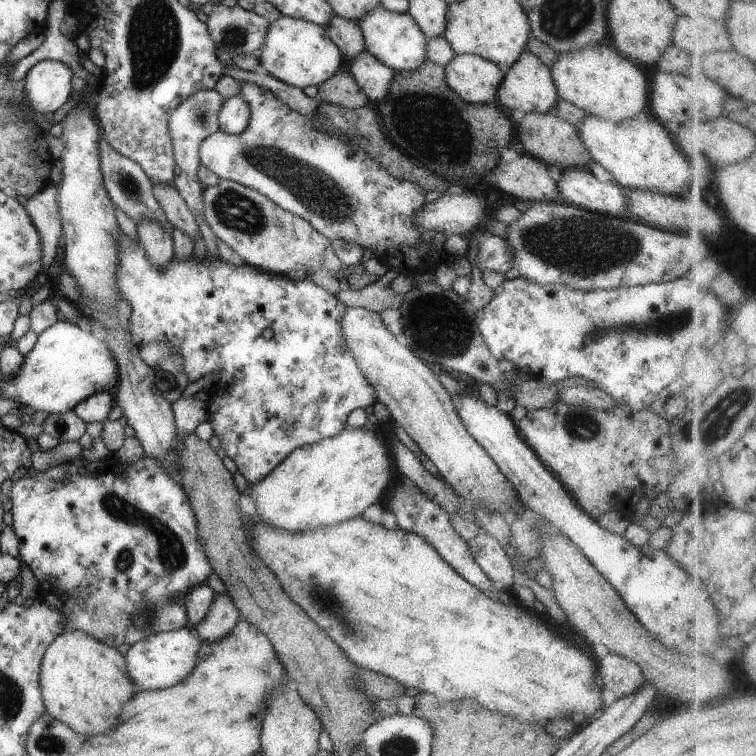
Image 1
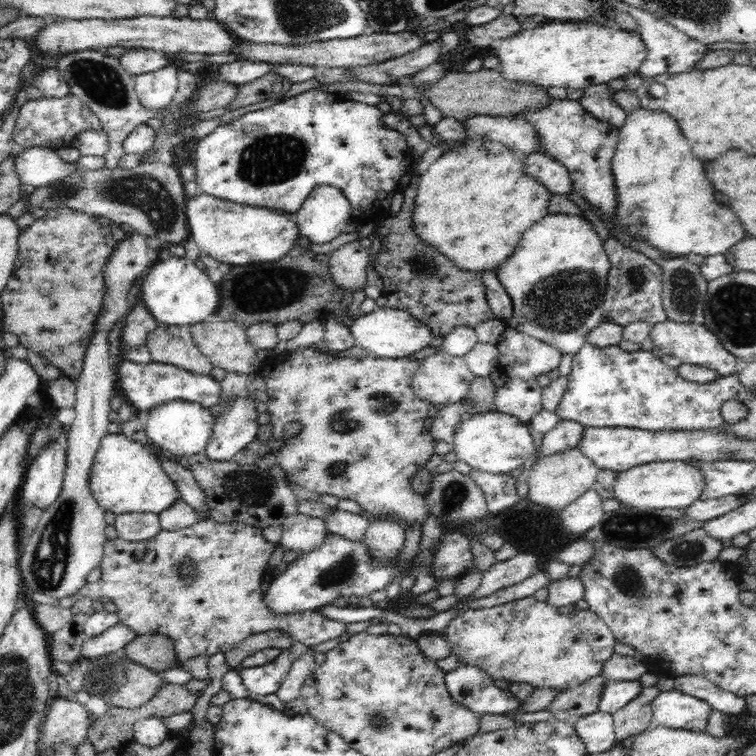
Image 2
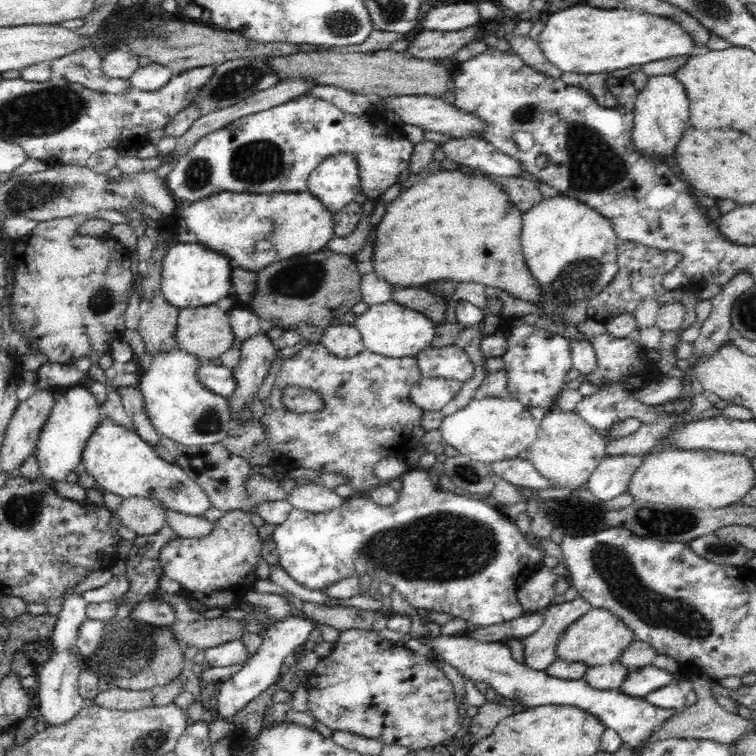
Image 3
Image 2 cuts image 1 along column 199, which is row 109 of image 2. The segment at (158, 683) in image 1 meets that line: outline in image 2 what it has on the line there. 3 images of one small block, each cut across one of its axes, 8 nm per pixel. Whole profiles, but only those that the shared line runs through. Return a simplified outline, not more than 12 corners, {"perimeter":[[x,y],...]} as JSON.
{"perimeter":[[639,106],[612,158],[615,226],[659,251],[748,237],[678,121]]}

